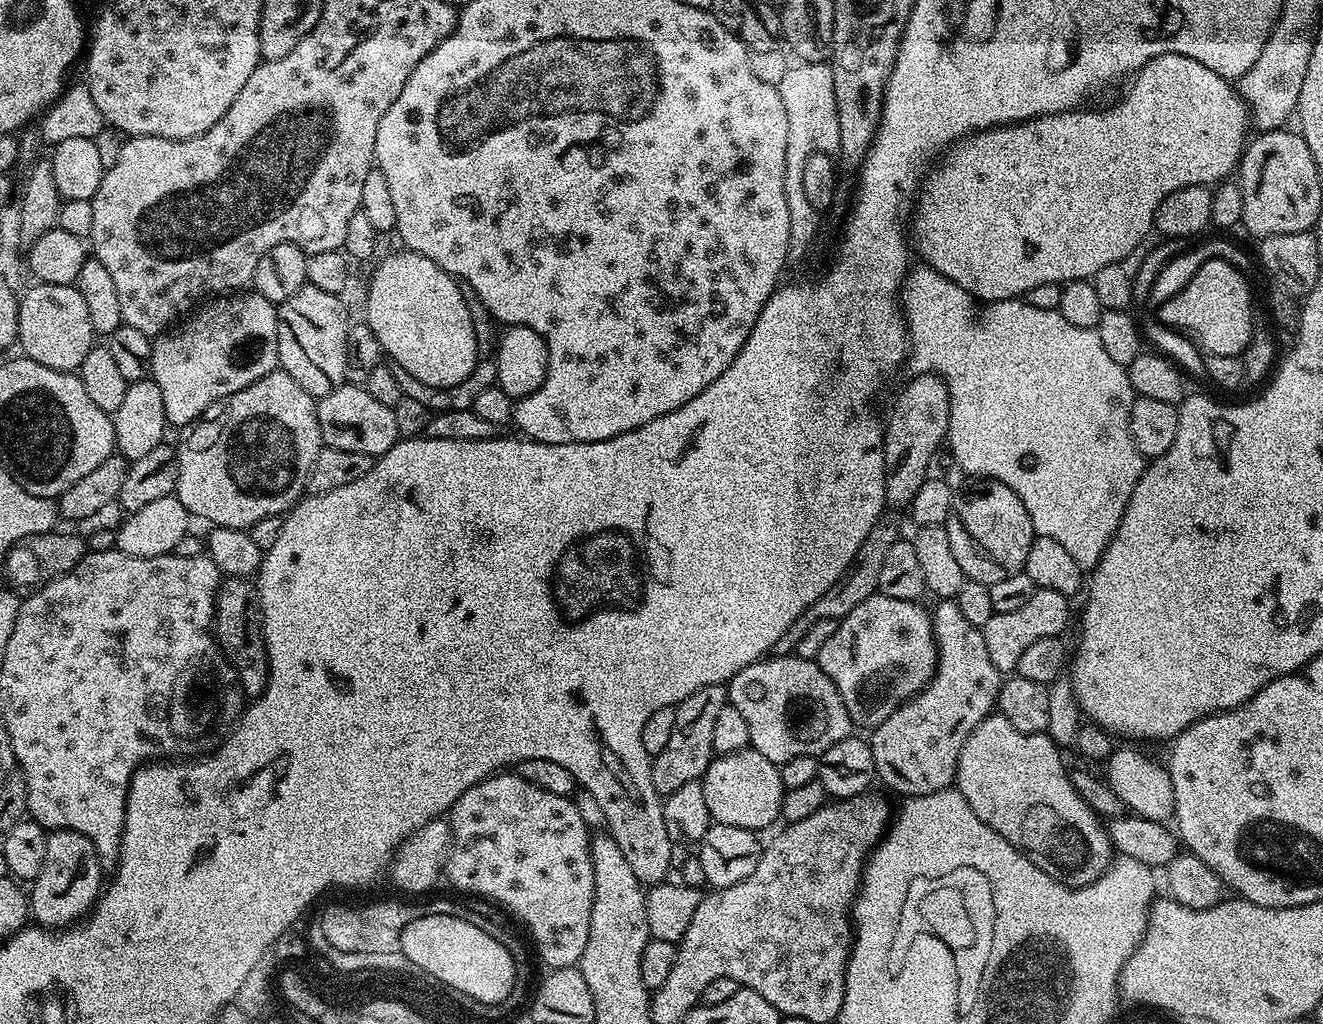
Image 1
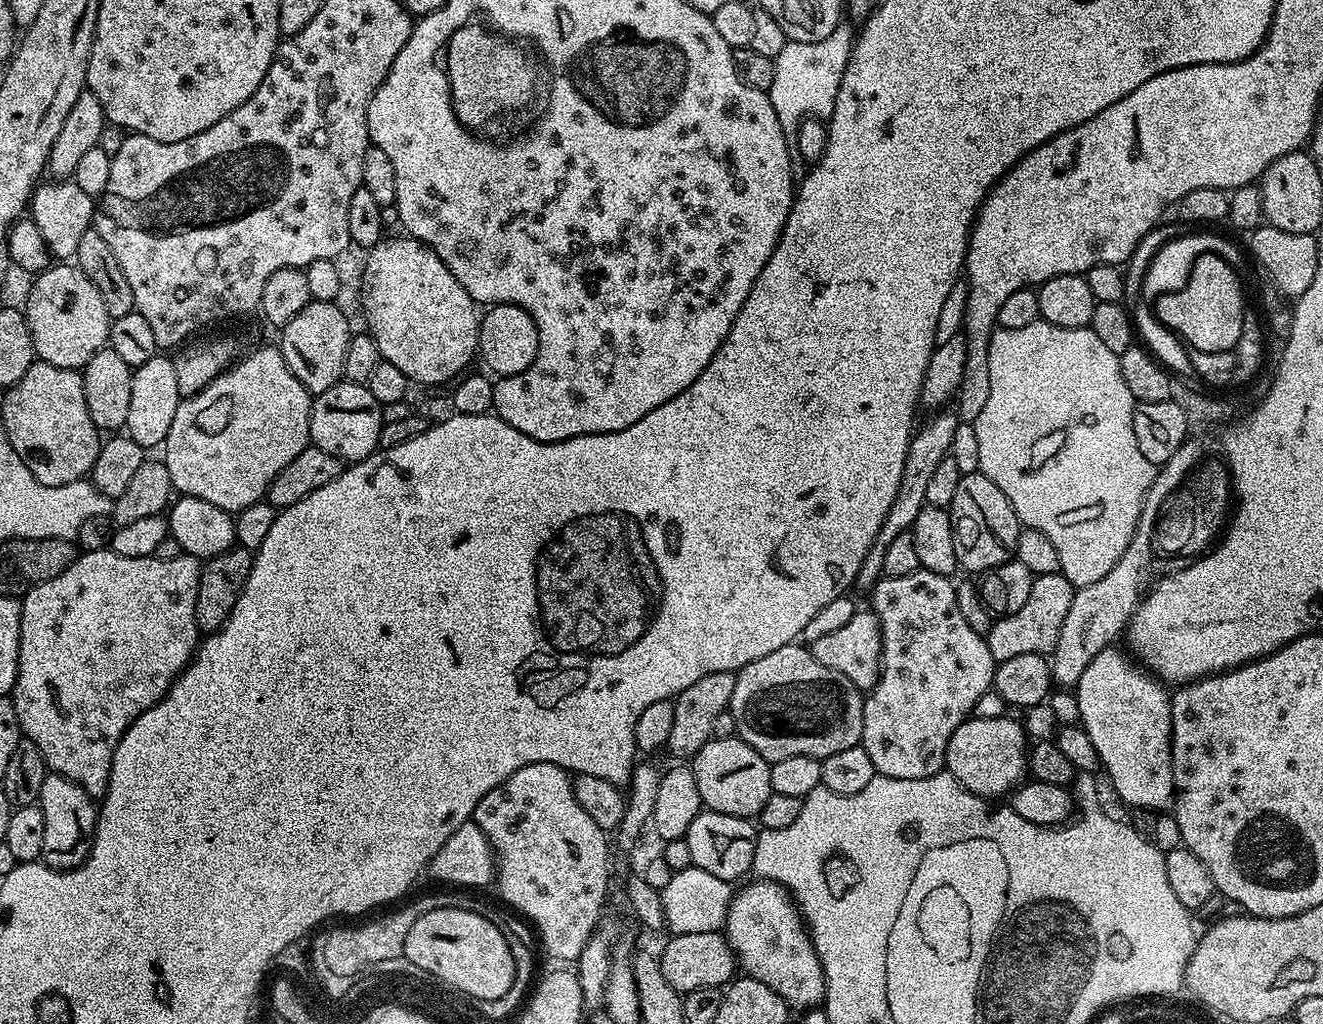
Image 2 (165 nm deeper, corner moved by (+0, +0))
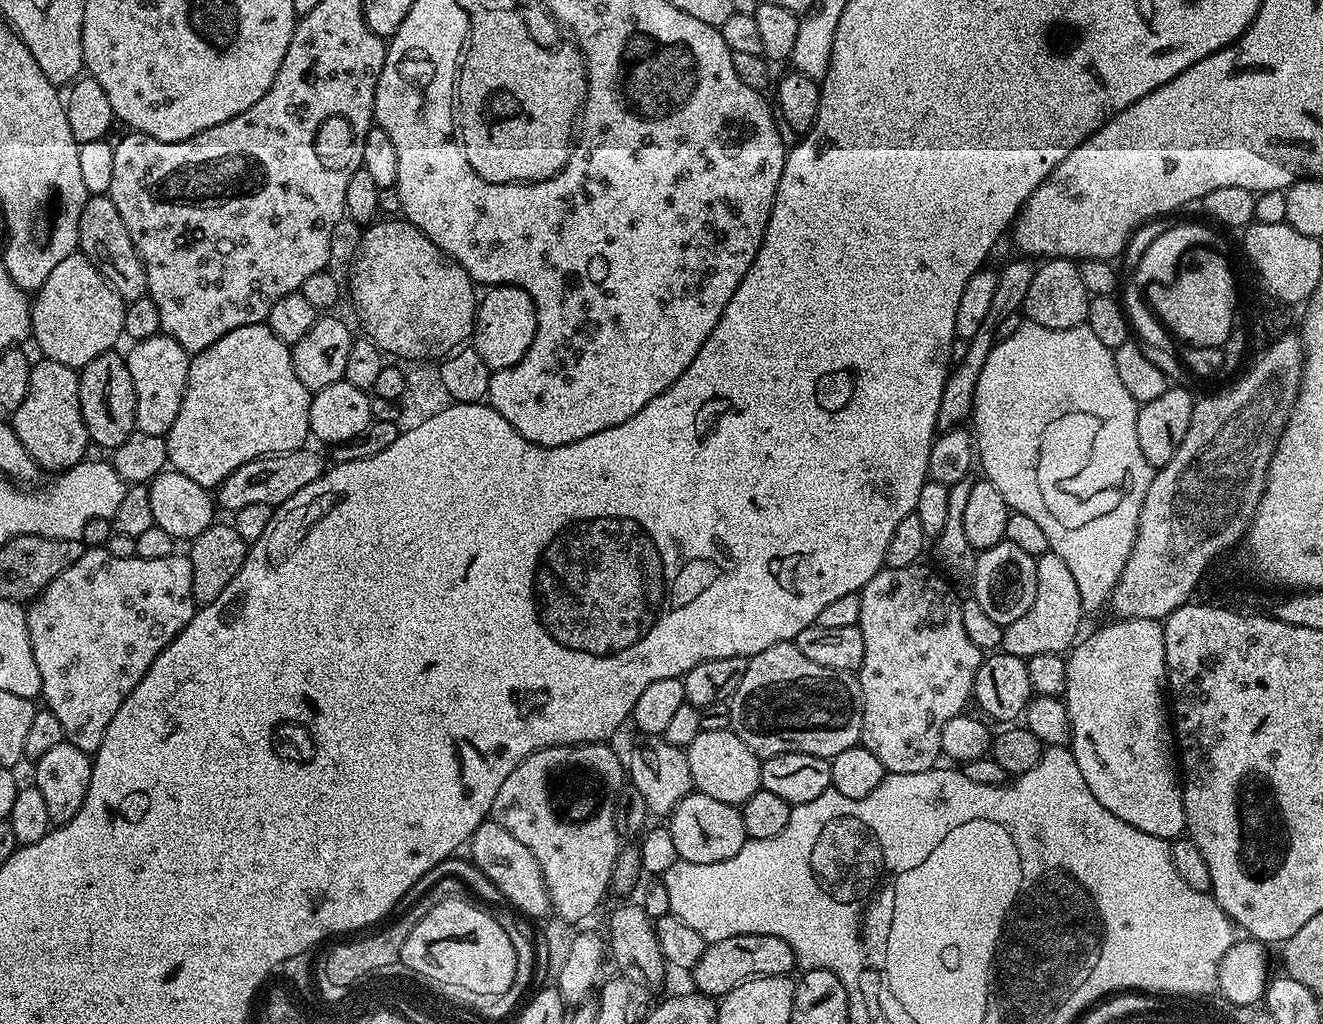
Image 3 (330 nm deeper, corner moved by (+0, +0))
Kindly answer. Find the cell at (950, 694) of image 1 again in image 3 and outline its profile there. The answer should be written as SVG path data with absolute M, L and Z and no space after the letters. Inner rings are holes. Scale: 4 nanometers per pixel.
M885 566L881 568L878 574L874 574L874 578L870 578L870 582L866 582L866 586L860 589L858 593L862 602L862 614L858 627L862 634L862 646L864 647L864 657L858 669L858 679L864 699L860 744L866 750L870 750L870 754L874 754L874 758L878 758L878 762L882 762L885 773L918 774L937 767L939 760L936 759L941 759L942 756L940 750L942 746L942 726L946 726L946 722L950 722L950 718L961 715L967 709L964 707L967 706L968 702L970 704L973 699L976 671L979 670L980 664L986 657L978 646L974 646L974 642L970 642L970 636L966 634L966 626L962 626L961 597L956 597L955 590L943 580L945 577L939 571L936 571L937 573L931 572L928 568L920 567L890 568Z

